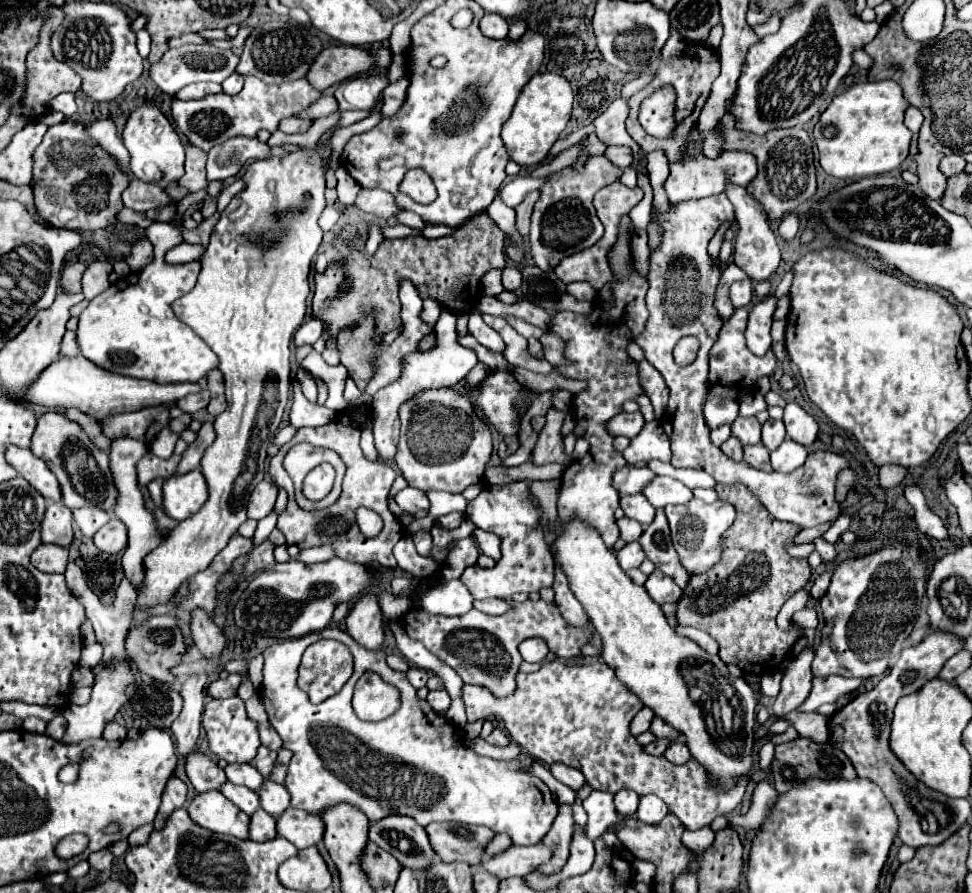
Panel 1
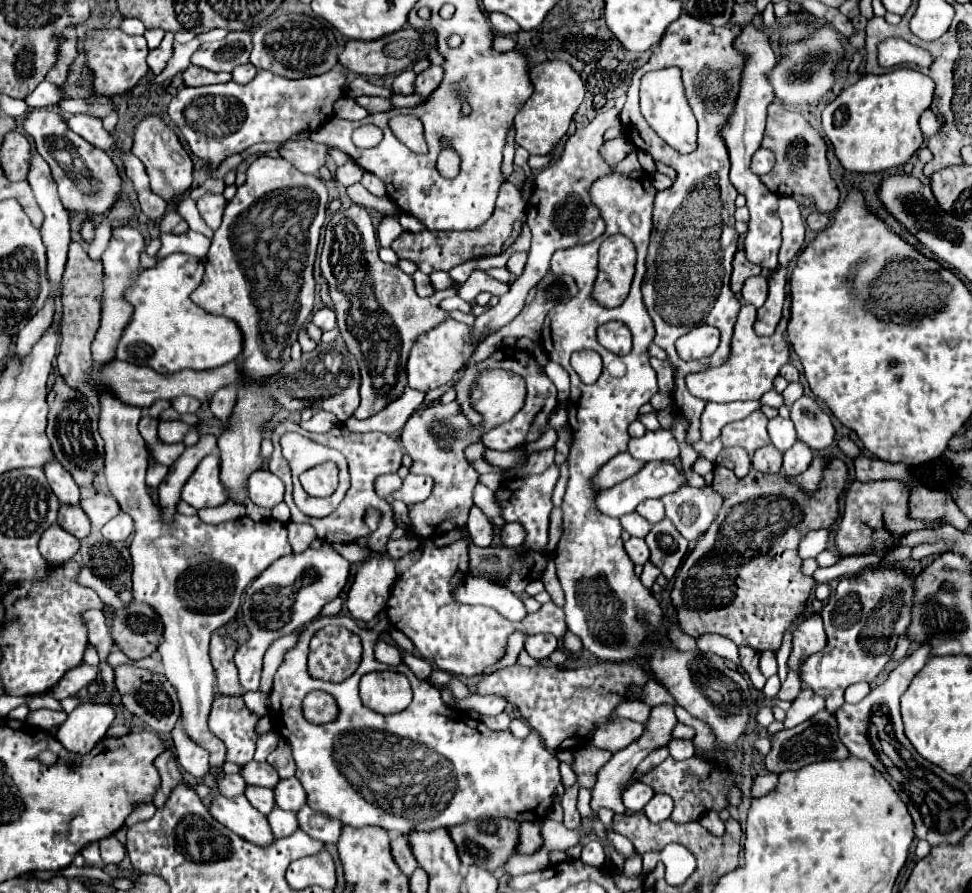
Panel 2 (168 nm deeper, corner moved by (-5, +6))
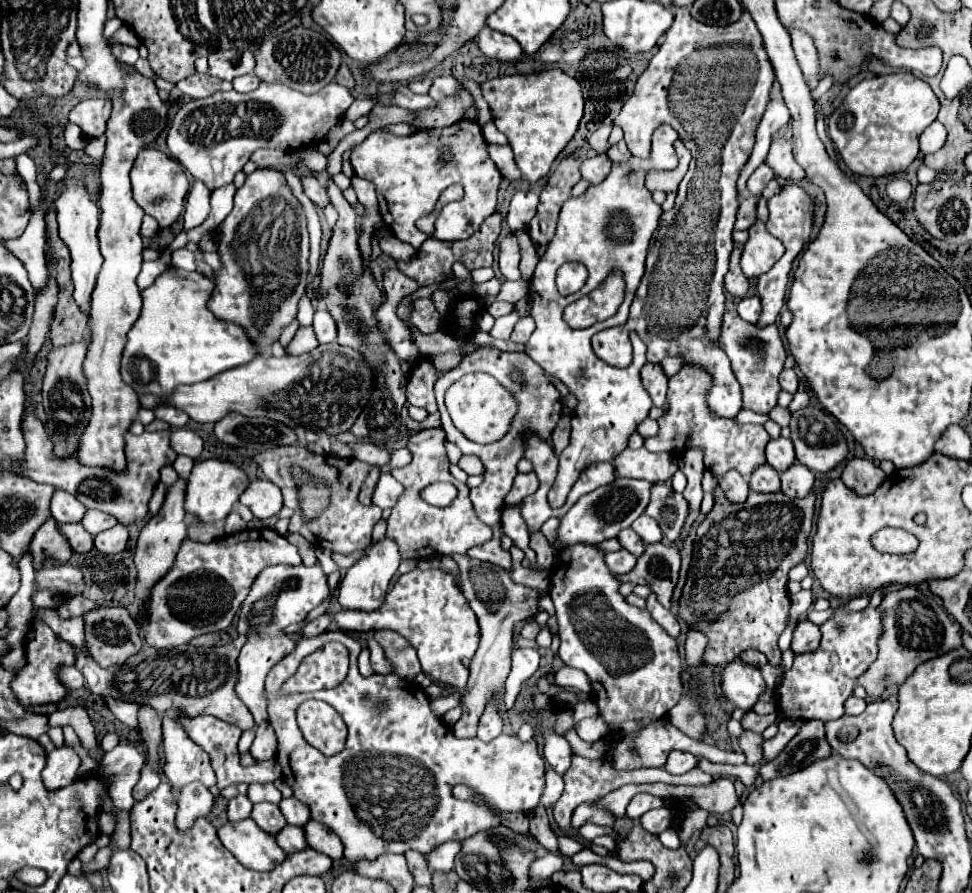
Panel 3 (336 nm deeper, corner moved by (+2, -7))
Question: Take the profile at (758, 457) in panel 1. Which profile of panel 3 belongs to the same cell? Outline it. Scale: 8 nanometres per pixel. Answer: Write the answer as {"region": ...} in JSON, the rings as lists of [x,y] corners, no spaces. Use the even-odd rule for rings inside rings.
{"region":[[[763,464],[755,470],[755,474],[749,480],[749,486],[753,492],[779,492],[781,490],[781,482],[779,482],[779,474],[777,470],[773,470],[769,464]]]}

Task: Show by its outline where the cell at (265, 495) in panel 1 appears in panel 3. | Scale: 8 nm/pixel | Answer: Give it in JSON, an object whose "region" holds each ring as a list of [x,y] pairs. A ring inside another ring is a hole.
{"region":[[[253,480],[249,488],[241,494],[239,502],[247,506],[255,518],[269,518],[283,508],[281,490],[271,480]]]}

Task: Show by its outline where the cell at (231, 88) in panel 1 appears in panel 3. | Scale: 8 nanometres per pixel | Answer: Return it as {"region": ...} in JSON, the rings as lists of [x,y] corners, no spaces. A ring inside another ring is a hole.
{"region":[[[245,74],[245,76],[237,76],[233,80],[233,86],[235,86],[237,92],[251,92],[251,90],[255,90],[259,86],[259,82],[261,80],[255,74]]]}

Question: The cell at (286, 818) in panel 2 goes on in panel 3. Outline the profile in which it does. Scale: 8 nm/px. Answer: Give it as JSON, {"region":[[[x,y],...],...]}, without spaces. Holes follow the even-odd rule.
{"region":[[[285,826],[275,838],[277,838],[277,844],[283,850],[287,850],[287,854],[307,848],[307,838],[305,838],[303,826]]]}

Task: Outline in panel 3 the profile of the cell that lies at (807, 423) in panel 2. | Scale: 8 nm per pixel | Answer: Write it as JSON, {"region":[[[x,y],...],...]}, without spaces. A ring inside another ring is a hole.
{"region":[[[809,406],[809,408],[793,412],[789,430],[791,430],[791,440],[795,444],[797,460],[813,472],[829,472],[847,458],[847,452],[849,452],[847,438],[843,430],[839,428],[837,420],[831,414],[827,414],[823,408]]]}

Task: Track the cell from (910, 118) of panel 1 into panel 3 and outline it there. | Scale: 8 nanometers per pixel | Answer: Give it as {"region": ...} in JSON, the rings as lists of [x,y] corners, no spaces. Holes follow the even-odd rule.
{"region":[[[933,122],[929,128],[925,128],[925,132],[921,134],[921,152],[923,154],[929,154],[929,152],[937,152],[943,144],[945,144],[945,138],[947,138],[947,130],[941,122]]]}

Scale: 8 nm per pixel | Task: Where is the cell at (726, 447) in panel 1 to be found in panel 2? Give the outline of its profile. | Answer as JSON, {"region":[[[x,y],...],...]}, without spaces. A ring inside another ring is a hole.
{"region":[[[738,447],[722,449],[720,455],[716,457],[716,465],[732,469],[736,473],[736,477],[746,477],[750,471],[750,455]]]}

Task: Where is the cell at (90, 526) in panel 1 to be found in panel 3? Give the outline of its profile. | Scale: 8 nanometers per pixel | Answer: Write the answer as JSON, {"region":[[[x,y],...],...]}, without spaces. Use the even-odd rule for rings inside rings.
{"region":[[[87,510],[87,514],[83,516],[81,524],[85,526],[85,530],[89,534],[97,536],[99,532],[113,528],[117,524],[117,520],[111,514],[105,514],[105,512],[99,512],[99,510]]]}

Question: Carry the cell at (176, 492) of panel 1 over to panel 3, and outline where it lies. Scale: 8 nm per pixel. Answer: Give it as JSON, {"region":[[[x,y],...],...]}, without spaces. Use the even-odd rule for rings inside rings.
{"region":[[[203,460],[195,464],[189,484],[187,484],[187,498],[185,498],[185,510],[197,514],[203,522],[221,522],[227,518],[243,490],[249,486],[249,476],[235,466],[233,462],[223,462],[223,460]]]}

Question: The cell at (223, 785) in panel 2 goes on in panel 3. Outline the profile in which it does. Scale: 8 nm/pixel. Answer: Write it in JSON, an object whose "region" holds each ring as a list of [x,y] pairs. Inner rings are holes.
{"region":[[[237,796],[237,798],[231,798],[229,800],[229,808],[227,808],[227,816],[231,822],[239,822],[239,820],[245,820],[251,816],[251,810],[253,810],[253,804],[249,802],[247,796]]]}

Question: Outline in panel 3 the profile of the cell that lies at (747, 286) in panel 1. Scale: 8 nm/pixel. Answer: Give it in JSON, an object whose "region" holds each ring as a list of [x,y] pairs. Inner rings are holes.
{"region":[[[751,296],[751,298],[743,298],[739,304],[737,304],[737,312],[741,318],[745,318],[747,322],[755,324],[761,316],[761,302],[757,296]]]}

